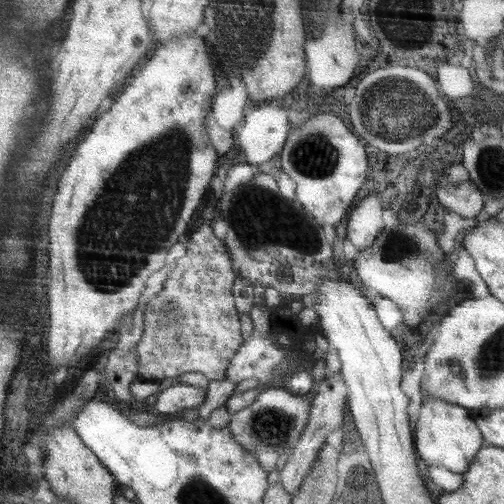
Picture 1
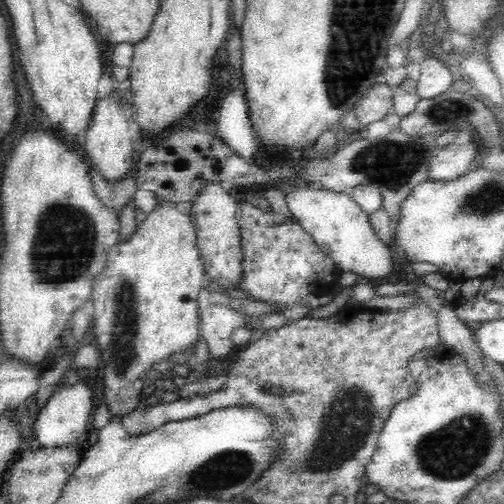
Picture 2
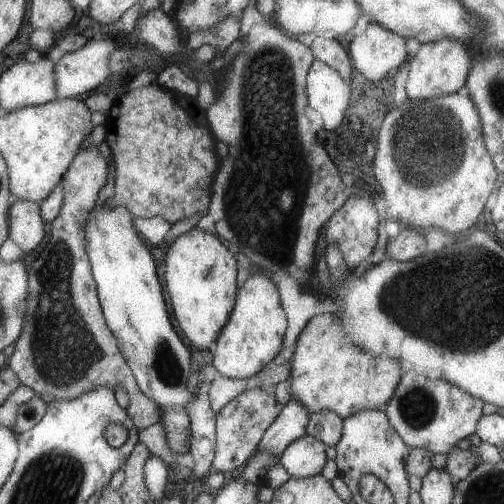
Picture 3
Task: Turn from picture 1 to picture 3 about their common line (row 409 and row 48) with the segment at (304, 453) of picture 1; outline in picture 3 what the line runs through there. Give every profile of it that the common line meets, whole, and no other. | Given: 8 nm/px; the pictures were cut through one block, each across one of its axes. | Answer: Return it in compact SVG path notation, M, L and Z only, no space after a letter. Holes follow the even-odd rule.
M317 36L317 38L311 42L309 48L311 48L315 60L325 62L325 64L331 66L347 84L351 84L351 72L353 72L355 68L353 68L353 62L351 62L349 52L347 52L337 40L329 40L329 38Z

